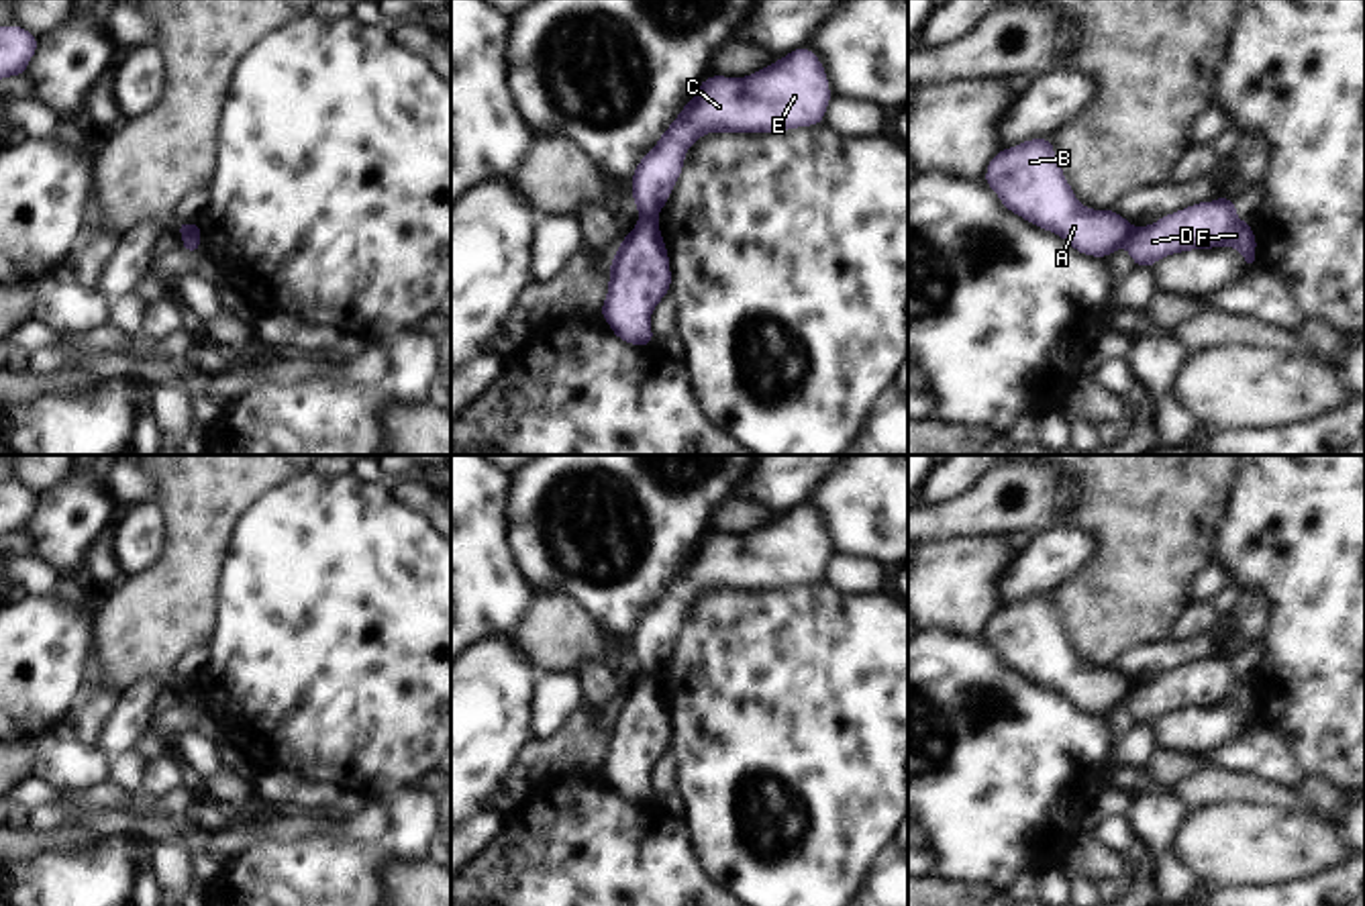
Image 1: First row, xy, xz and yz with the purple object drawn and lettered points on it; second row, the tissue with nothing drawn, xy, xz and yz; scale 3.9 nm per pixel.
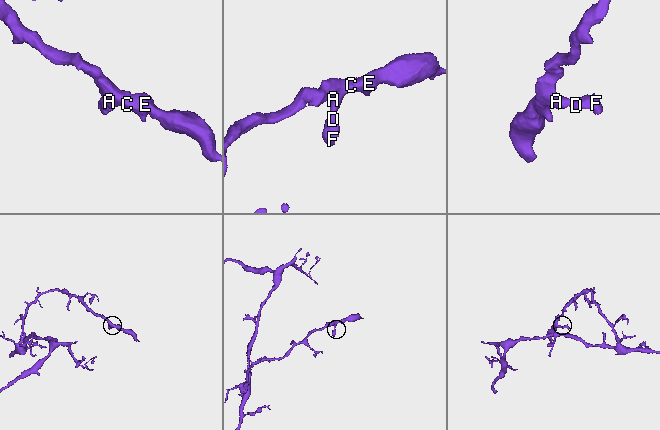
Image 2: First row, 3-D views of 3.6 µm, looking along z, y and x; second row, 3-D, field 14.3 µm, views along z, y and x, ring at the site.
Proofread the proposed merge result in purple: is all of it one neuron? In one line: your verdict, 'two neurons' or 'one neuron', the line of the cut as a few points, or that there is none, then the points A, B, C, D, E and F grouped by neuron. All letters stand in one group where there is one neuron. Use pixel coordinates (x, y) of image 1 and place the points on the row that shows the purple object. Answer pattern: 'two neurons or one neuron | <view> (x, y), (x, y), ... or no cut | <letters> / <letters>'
two neurons | yz (1133, 229), (1123, 245) | A B C E / D F

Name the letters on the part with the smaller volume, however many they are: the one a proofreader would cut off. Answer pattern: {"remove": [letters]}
{"remove": ["D", "F"]}

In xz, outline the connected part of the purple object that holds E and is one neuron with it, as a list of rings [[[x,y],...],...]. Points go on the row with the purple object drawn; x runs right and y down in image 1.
[[[798,47],[741,80],[706,78],[633,173],[630,192],[639,216],[657,220],[681,173],[686,149],[704,133],[781,133],[810,127],[824,120],[828,102],[824,67],[808,47]]]

